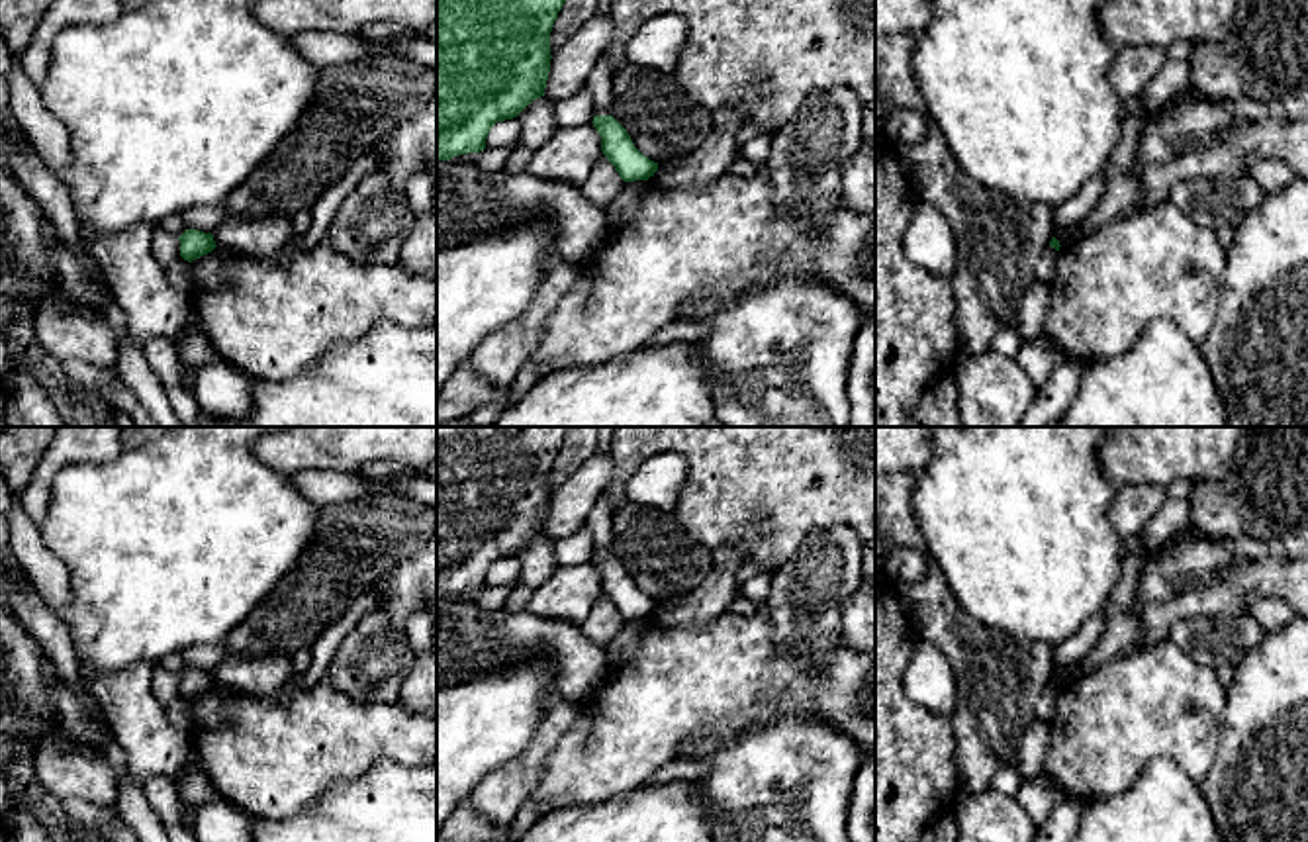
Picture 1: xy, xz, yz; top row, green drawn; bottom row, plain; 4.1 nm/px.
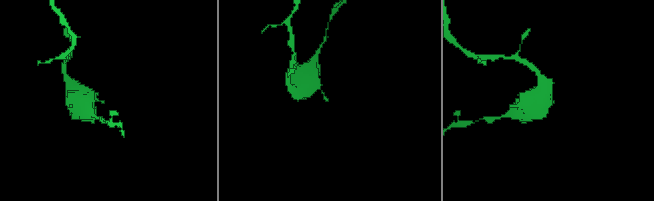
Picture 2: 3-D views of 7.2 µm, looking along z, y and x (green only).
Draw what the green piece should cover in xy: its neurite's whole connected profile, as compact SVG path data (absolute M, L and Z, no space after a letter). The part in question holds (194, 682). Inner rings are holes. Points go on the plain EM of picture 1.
M186 668L180 676L180 695L188 701L211 691L217 683L211 672Z

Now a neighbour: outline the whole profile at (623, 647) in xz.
M634 619L625 623L621 634L605 646L609 670L627 664L634 656L646 627L648 619Z

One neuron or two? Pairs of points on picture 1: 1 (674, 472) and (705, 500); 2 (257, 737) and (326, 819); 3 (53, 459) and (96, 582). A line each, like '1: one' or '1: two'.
1: two
2: two
3: two

